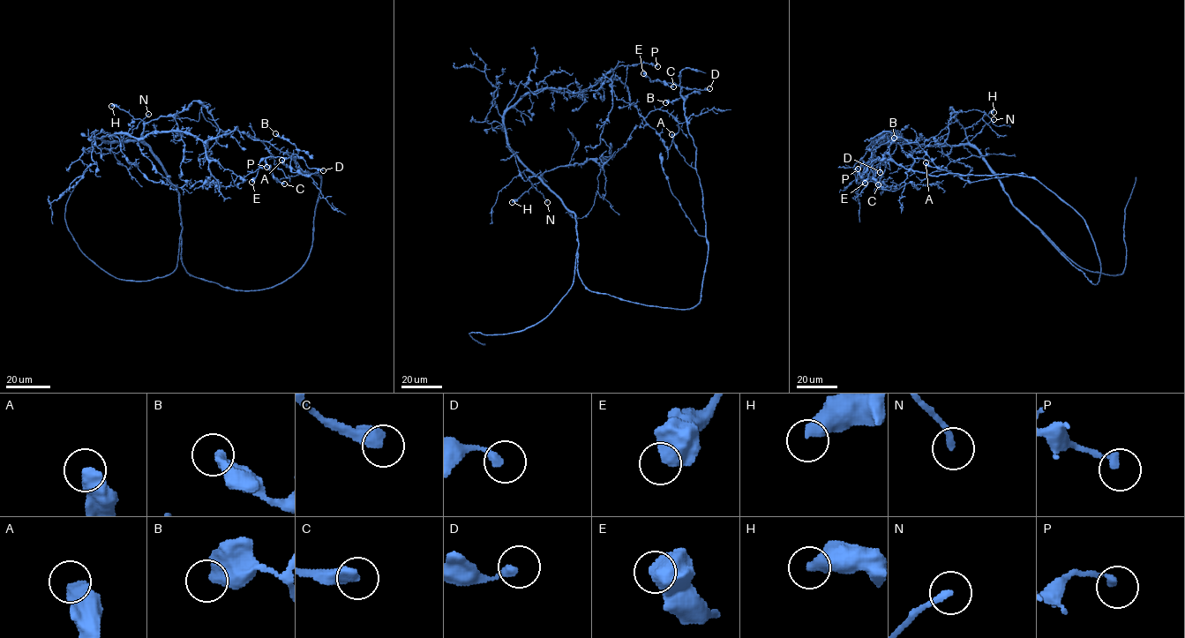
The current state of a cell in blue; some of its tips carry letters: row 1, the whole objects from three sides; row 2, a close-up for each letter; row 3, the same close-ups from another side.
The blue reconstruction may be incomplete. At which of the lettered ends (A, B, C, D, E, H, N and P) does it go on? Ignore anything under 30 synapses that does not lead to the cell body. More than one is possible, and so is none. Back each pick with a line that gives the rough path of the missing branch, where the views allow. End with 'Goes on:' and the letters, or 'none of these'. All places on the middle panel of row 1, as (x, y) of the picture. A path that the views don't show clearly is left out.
H: Course of what is missing: (512, 202), (499, 205), (491, 213), (477, 213), (463, 221), (453, 232), (445, 234), (441, 229)
Goes on: H

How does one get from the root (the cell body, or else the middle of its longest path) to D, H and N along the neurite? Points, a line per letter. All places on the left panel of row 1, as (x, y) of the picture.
D: (183, 266), (235, 290), (291, 277), (311, 250), (320, 183), (291, 155), (323, 170)
H: (183, 266), (179, 193), (157, 157), (140, 138), (143, 122), (111, 106)
N: (183, 266), (179, 193), (146, 146), (138, 141), (123, 140), (148, 114)

